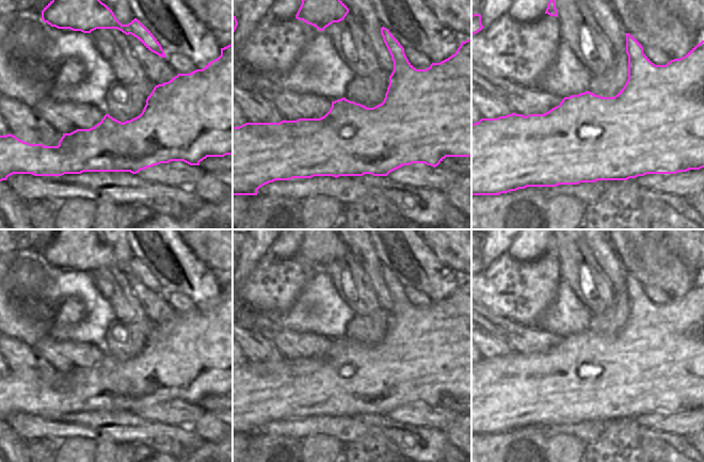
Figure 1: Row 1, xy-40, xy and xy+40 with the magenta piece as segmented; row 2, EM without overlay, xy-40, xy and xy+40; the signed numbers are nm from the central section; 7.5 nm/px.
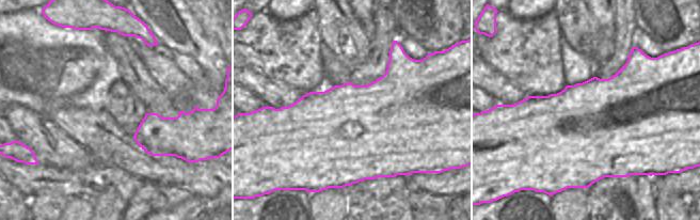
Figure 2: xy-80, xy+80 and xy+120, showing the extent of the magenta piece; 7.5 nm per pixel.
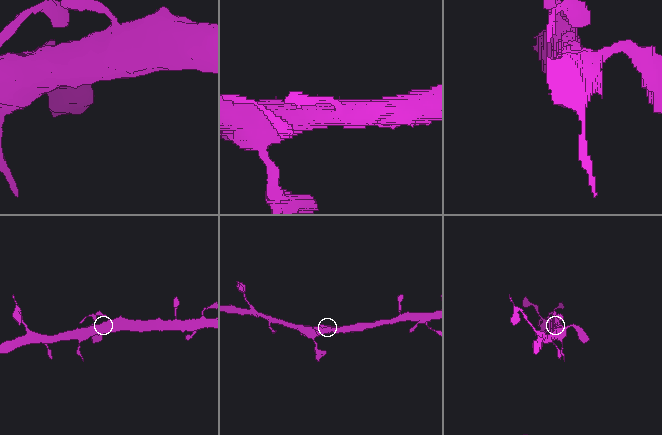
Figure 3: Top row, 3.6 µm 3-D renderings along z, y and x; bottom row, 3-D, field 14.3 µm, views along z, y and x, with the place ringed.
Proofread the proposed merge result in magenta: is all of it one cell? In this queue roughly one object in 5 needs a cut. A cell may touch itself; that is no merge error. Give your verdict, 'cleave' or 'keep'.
keep

